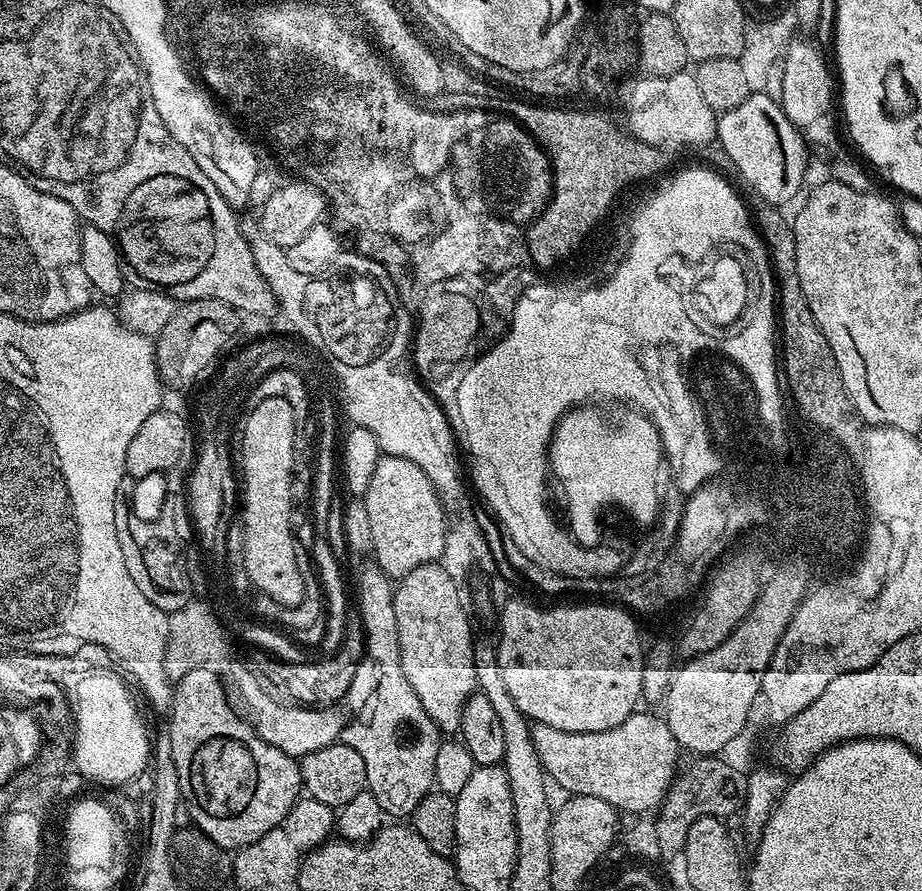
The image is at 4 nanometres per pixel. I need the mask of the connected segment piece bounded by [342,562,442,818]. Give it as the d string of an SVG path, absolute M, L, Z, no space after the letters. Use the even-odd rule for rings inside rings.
M375 562L361 566L356 576L356 592L360 595L358 611L364 623L364 656L346 697L350 719L344 725L342 742L358 750L362 762L366 762L367 789L378 800L382 812L392 818L408 818L418 802L433 791L434 758L438 758L442 733L430 714L422 710L414 686L402 674L393 591L393 581Z

